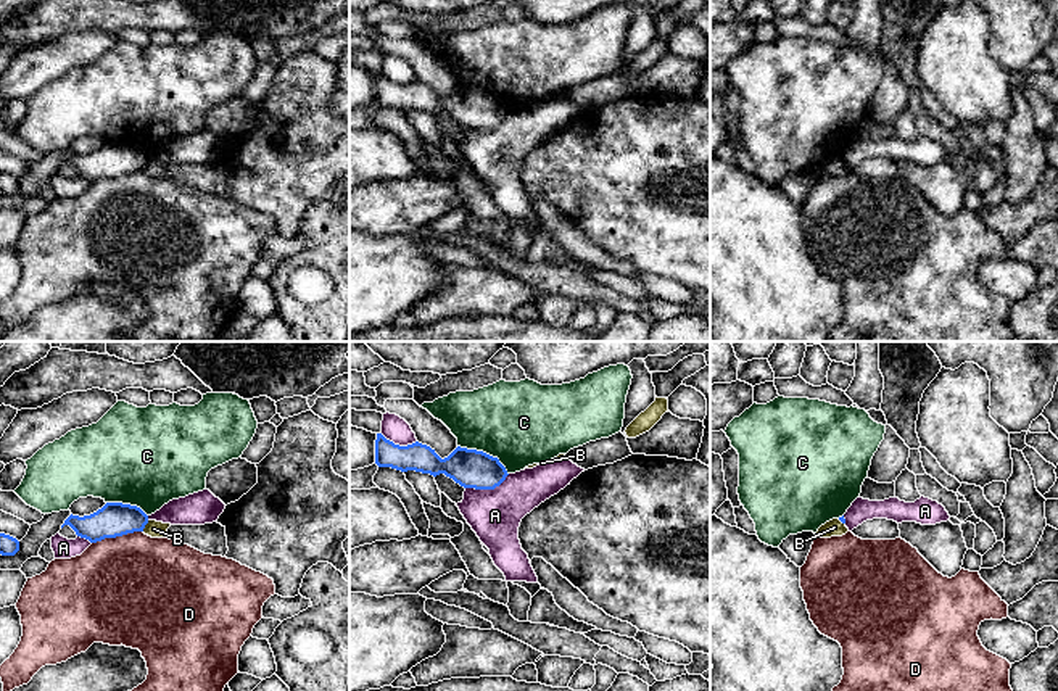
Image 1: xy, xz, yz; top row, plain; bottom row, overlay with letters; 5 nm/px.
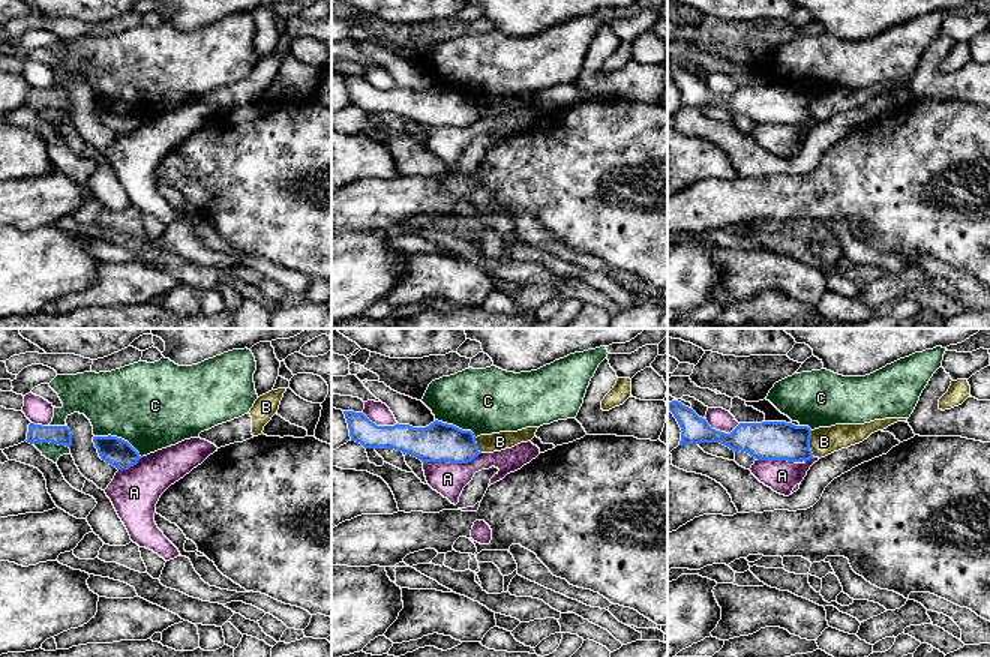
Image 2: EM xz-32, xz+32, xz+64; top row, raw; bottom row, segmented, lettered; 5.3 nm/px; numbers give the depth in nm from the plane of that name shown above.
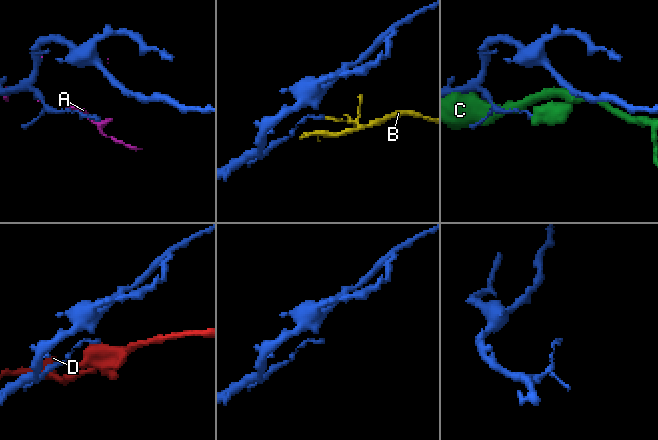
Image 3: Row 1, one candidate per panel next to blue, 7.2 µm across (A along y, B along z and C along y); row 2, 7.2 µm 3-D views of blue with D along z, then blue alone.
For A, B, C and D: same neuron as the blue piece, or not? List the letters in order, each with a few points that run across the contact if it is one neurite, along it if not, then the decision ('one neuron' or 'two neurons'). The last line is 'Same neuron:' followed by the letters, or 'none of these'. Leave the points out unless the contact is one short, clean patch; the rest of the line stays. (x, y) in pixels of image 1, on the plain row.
A: two neurons
B: line xy (148, 160), (142, 169); two neurons
C: two neurons
D: line xy (142, 169), (105, 176), (92, 182); two neurons
Same neuron: none of these

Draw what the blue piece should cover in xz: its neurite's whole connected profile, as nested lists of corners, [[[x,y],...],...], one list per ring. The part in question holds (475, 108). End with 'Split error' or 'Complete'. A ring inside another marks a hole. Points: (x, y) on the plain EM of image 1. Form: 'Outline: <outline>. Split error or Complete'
Outline: [[[377,72],[375,103],[401,111],[415,110],[433,116],[444,113],[464,127],[494,129],[509,114],[498,97],[457,85],[441,98],[435,89],[419,81],[399,85]]]. Complete

